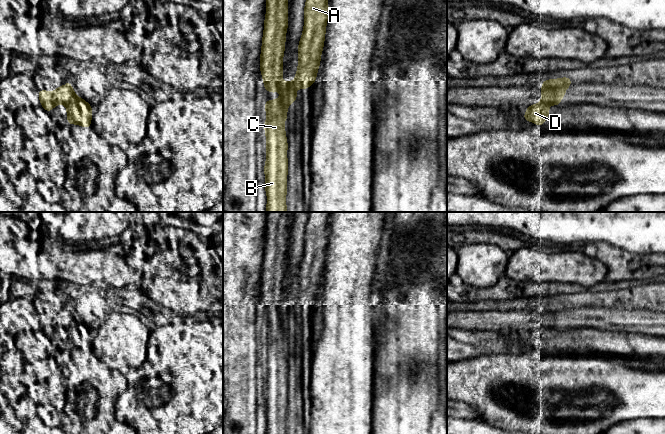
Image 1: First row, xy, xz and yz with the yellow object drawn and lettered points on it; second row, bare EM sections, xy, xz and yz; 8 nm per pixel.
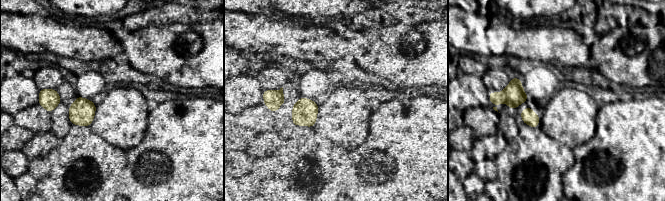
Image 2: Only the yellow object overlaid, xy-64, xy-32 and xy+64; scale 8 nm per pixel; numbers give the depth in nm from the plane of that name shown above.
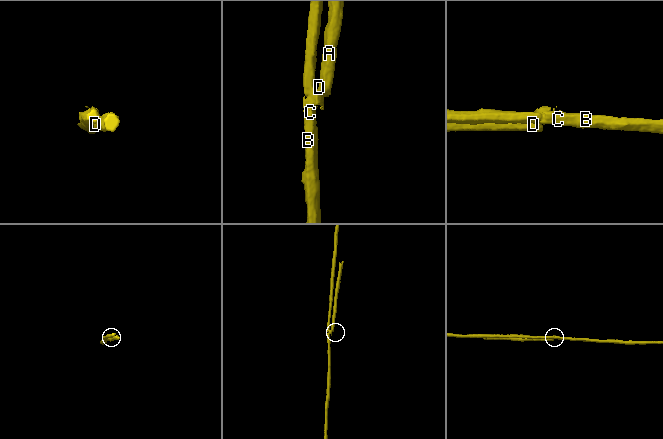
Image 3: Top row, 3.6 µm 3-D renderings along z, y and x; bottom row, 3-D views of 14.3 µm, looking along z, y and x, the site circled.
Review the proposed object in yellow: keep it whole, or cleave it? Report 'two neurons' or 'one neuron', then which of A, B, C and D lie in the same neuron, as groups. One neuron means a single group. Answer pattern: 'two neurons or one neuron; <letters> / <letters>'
two neurons; A D / B C

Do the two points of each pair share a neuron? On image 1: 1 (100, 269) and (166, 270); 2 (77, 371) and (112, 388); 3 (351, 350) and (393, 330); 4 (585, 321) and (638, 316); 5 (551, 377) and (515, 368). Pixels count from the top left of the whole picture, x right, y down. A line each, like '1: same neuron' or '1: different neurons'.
1: different neurons
2: same neuron
3: different neurons
4: same neuron
5: same neuron

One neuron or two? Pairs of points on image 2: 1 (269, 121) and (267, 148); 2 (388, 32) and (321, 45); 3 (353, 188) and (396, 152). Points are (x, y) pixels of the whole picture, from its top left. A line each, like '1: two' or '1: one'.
1: two
2: two
3: one

